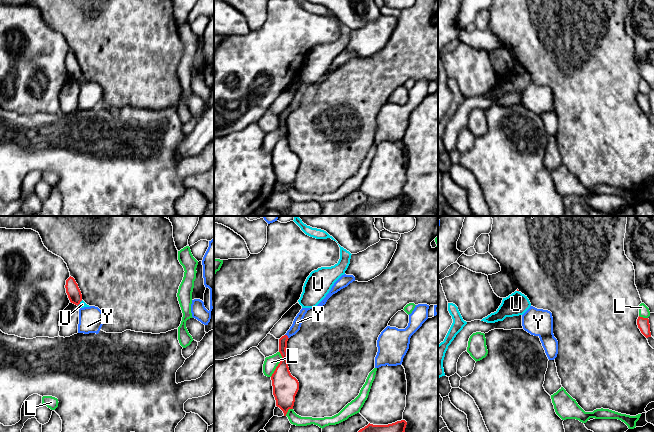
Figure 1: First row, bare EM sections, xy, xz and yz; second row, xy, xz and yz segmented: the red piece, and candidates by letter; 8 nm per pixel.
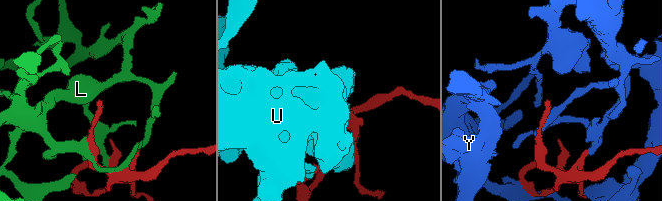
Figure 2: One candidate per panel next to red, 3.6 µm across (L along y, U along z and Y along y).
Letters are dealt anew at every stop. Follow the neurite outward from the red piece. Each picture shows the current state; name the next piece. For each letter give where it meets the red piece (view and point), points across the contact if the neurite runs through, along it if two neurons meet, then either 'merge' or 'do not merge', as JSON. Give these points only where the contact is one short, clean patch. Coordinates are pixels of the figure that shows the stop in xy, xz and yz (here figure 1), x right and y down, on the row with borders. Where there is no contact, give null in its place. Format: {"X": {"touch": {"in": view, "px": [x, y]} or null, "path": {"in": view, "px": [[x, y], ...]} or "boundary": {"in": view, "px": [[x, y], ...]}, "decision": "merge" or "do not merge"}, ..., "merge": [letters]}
{"L": {"touch": {"in": "xz", "px": [278, 364]}, "decision": "do not merge"}, "U": {"touch": {"in": "xy", "px": [79, 303]}, "boundary": {"in": "xy", "px": [[82, 300], [77, 305]]}, "decision": "do not merge"}, "Y": {"touch": {"in": "xz", "px": [287, 336]}, "decision": "do not merge"}, "merge": []}

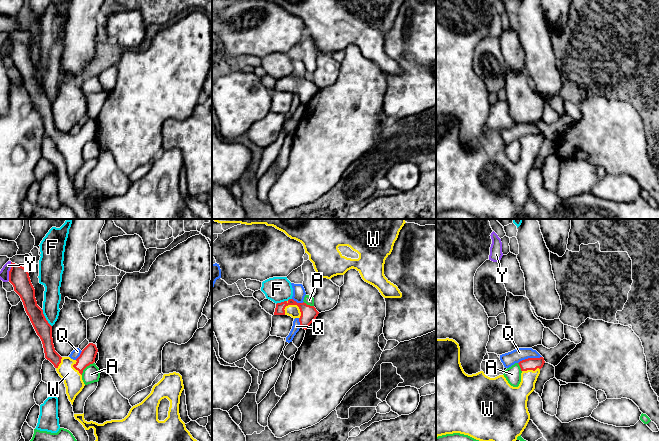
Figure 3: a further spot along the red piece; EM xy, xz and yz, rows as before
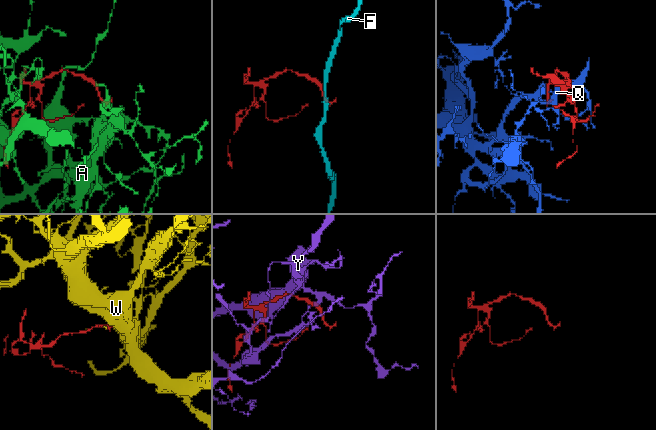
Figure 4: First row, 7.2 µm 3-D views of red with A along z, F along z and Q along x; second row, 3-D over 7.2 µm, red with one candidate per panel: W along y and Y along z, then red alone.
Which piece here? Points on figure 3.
{"A": {"touch": {"in": "xy", "px": [86, 366]}, "decision": "do not merge"}, "F": {"touch": {"in": "xy", "px": [45, 318]}, "decision": "do not merge"}, "Q": {"touch": {"in": "yz", "px": [529, 358]}, "decision": "do not merge"}, "W": {"touch": {"in": "xz", "px": [297, 305]}, "path": {"in": "xz", "px": [[309, 313], [305, 313], [297, 305], [291, 310]]}, "decision": "merge"}, "Y": {"touch": {"in": "xy", "px": [9, 271]}, "decision": "do not merge"}, "merge": ["W"]}

